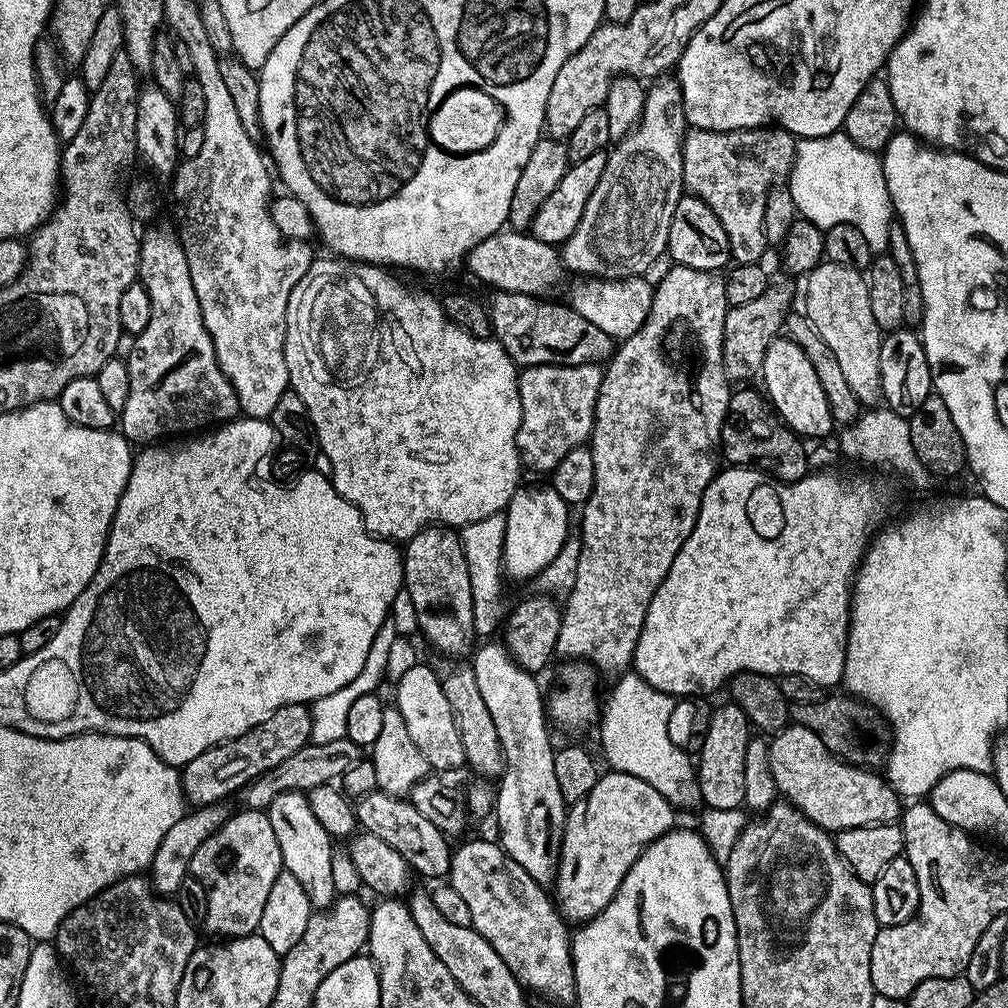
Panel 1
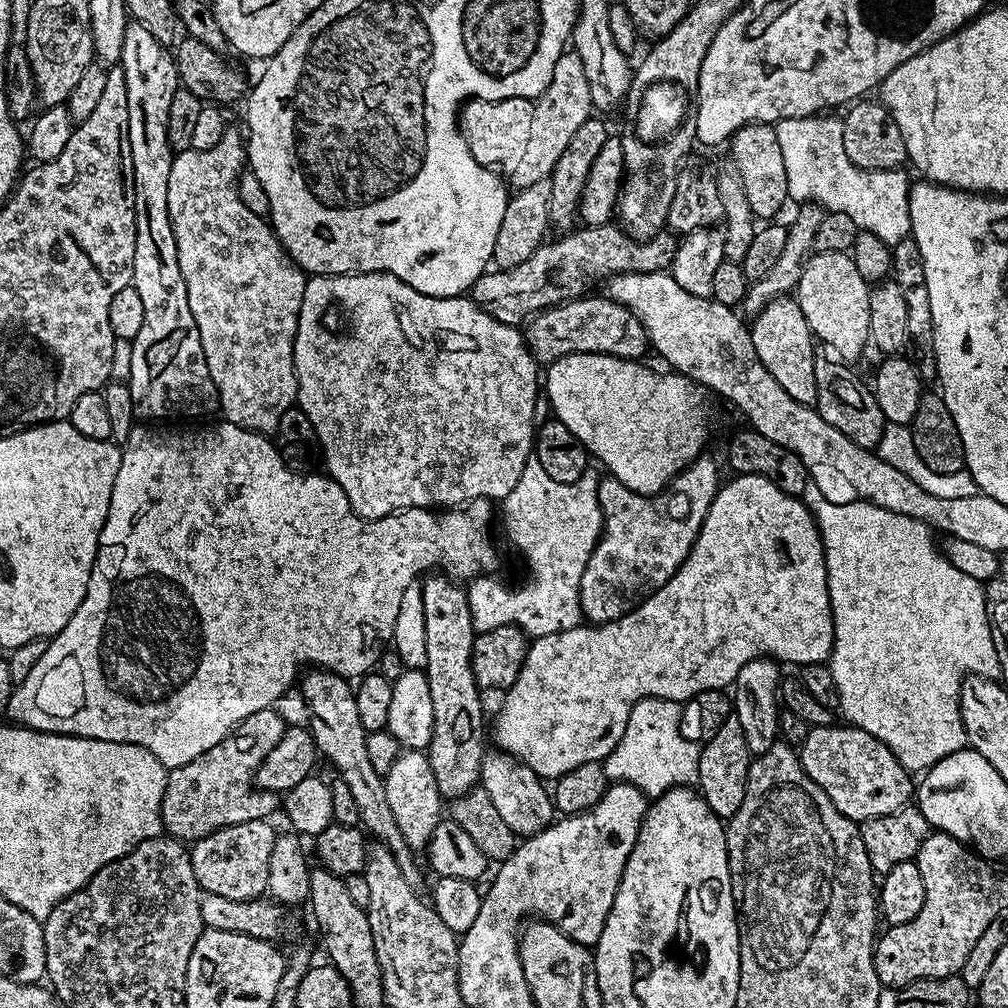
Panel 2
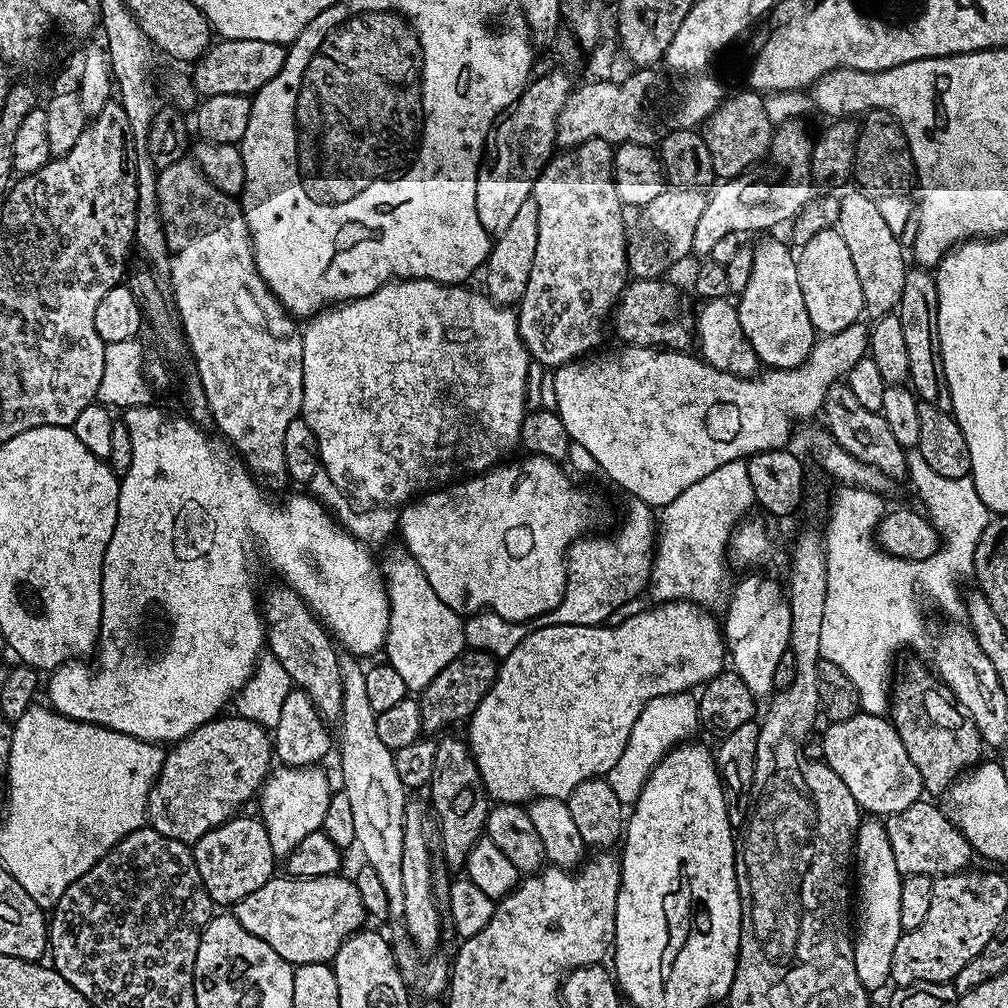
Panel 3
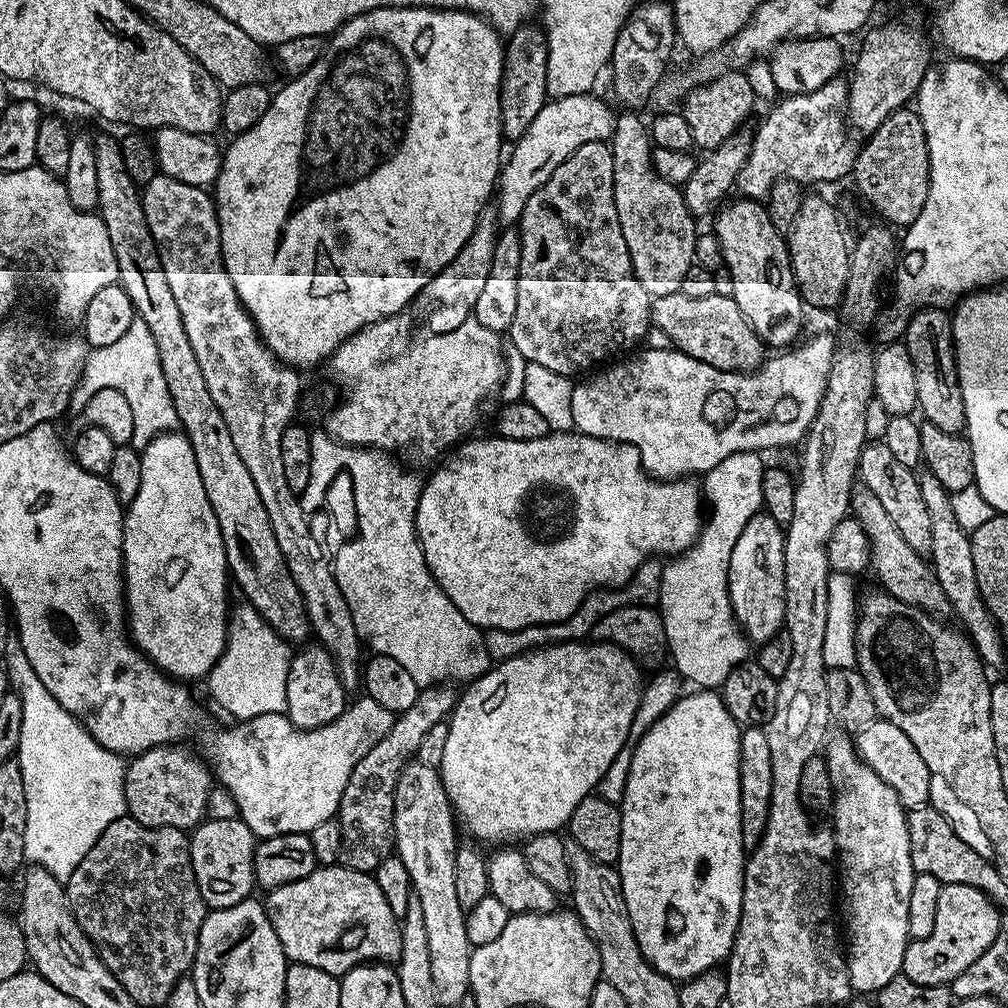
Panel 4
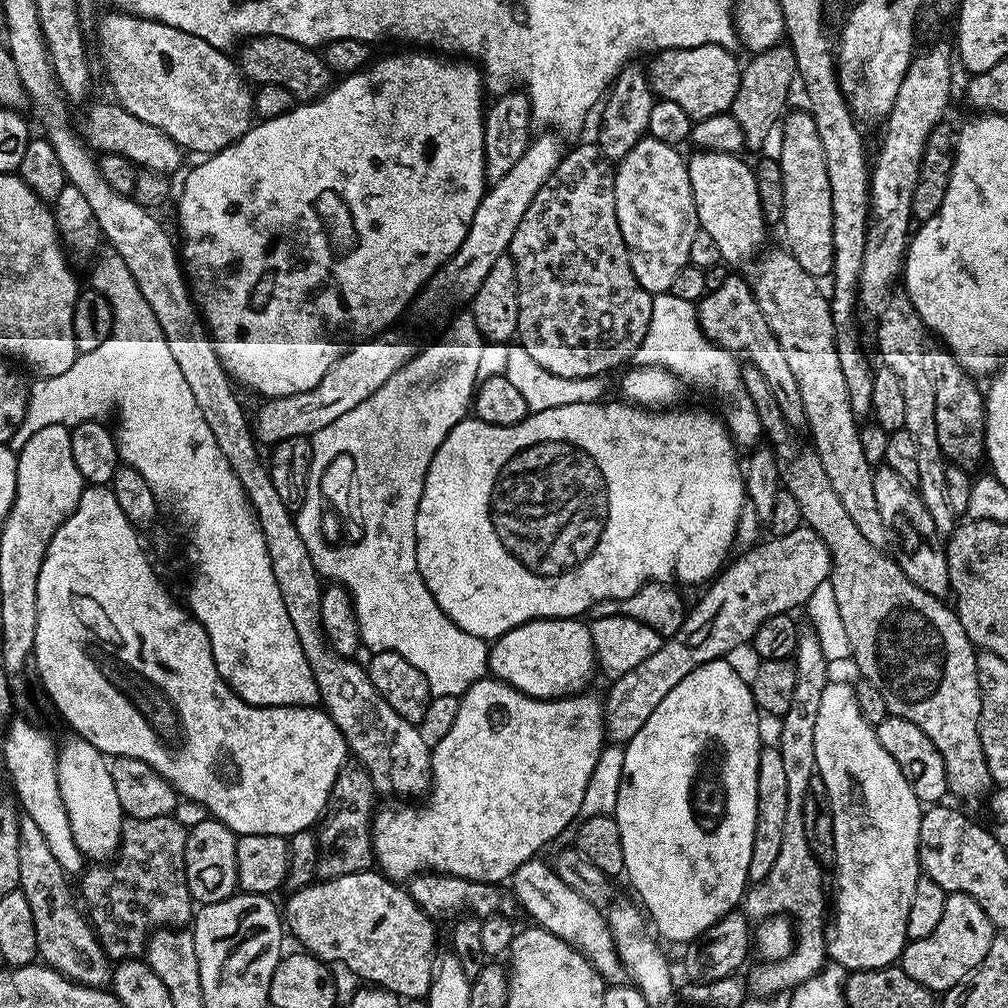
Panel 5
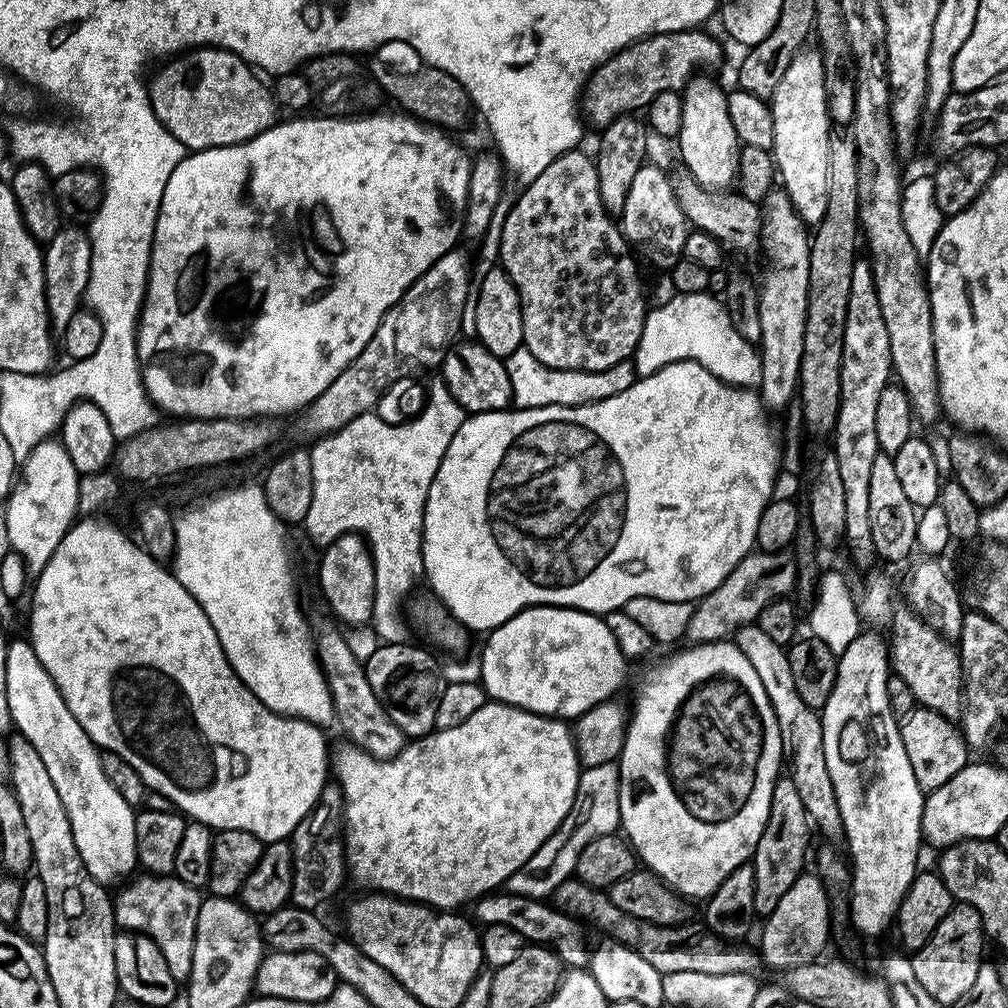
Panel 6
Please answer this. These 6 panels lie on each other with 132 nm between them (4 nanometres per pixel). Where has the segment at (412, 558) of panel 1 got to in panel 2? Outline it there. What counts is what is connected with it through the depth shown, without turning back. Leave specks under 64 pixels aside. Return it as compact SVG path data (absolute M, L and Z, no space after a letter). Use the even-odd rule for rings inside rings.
M428 574L423 577L420 584L422 590L422 608L426 614L426 666L422 669L430 682L430 698L434 701L434 734L429 742L426 755L430 762L430 770L434 770L434 782L438 782L438 790L445 801L451 802L456 797L466 794L471 788L477 787L480 783L480 767L484 761L486 745L484 745L484 704L480 701L481 689L476 687L476 679L472 673L472 647L477 630L472 621L472 607L468 605L468 593L457 581L447 574Z

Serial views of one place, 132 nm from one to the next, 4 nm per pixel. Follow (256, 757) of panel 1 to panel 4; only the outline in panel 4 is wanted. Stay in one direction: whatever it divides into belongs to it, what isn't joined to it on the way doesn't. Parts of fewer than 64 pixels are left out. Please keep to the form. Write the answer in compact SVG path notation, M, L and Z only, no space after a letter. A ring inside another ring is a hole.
M163 744L131 757L124 769L127 815L147 828L191 830L201 823L206 816L214 776L209 765L199 755L196 756L191 756L184 746Z

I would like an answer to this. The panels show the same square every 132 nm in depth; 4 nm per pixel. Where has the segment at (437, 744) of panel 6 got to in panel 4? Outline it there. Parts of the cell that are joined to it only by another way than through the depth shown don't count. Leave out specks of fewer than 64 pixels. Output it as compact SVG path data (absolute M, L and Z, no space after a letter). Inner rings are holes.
M569 642L567 644L545 644L543 648L534 648L520 655L501 660L491 670L479 676L477 680L467 685L465 692L459 693L456 706L447 721L448 737L446 750L442 750L442 762L439 774L444 783L448 800L452 803L452 811L458 817L459 823L469 832L476 842L485 840L495 846L508 846L517 840L523 842L530 836L543 832L559 833L574 814L578 802L582 798L593 795L599 789L602 774L610 770L610 762L618 758L618 750L630 740L630 722L634 722L634 710L638 710L640 694L644 690L645 681L640 680L640 668L631 655L613 644L601 642Z

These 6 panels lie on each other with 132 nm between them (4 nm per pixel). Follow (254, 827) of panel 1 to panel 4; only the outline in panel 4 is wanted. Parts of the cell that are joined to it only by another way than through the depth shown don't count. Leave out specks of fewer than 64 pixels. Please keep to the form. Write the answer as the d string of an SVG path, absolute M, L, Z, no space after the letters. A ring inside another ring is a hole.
M205 819L191 829L188 845L194 878L209 909L234 906L253 895L256 879L254 878L254 850L258 838L246 826L242 819L226 821Z

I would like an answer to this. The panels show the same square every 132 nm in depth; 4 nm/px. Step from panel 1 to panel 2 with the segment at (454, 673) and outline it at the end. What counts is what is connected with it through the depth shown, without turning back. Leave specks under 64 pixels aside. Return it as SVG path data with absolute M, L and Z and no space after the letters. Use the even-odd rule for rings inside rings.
M499 750L485 751L484 761L480 767L479 787L490 794L490 802L494 802L494 810L498 810L498 818L510 826L517 838L538 835L541 830L553 823L557 815L553 797L543 788L541 777L536 775L530 766L520 763L507 752ZM541 784L541 785L540 785Z

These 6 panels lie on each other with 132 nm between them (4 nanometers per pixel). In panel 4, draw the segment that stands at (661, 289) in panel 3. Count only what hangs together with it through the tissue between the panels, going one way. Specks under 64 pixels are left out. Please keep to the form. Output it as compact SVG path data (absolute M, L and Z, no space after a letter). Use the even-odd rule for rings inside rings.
M681 292L666 294L664 297L653 299L651 323L655 331L666 334L668 343L673 349L685 352L690 358L698 358L698 362L706 362L718 370L755 372L766 359L764 341L750 326L750 322L746 322L742 310L738 310L738 302L734 302L731 296L686 298L686 294Z

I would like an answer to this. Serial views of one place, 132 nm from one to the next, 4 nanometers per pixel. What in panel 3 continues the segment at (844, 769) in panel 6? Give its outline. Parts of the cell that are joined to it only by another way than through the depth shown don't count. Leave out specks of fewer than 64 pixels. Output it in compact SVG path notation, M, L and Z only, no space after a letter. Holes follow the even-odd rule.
M874 818L865 819L856 836L854 858L856 933L853 937L854 964L859 981L869 992L888 984L892 972L894 948L903 932L899 921L903 876L895 865L889 836L884 824Z

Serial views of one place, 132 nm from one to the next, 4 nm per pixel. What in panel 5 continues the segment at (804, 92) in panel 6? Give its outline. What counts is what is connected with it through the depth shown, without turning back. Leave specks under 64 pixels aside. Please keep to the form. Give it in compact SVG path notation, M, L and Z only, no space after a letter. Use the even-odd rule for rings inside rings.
M808 110L789 111L782 120L784 137L780 140L780 169L784 187L784 219L782 229L788 239L787 251L811 276L827 277L834 262L834 218L830 206L830 178L826 174L826 158L819 141L815 120Z

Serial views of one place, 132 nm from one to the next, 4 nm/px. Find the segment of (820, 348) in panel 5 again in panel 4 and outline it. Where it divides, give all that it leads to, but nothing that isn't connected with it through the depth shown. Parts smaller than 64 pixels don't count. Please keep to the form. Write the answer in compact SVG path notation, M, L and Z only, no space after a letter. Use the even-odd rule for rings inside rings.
M853 487L850 512L868 535L870 568L871 571L876 571L876 576L880 579L879 587L888 595L927 612L929 616L951 617L952 607L946 594L942 594L942 586L938 586L938 578L934 574L931 563L914 550L910 550L910 546L906 546L906 538L898 534L898 526L890 522L882 502L878 502L878 497L866 487Z

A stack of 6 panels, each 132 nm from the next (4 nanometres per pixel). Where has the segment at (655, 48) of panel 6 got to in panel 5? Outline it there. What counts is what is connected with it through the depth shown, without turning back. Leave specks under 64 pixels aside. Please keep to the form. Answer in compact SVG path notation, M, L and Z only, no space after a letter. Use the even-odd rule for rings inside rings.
M706 43L704 46L665 48L646 64L648 82L659 99L675 102L694 122L727 113L741 82L741 63L731 49Z

